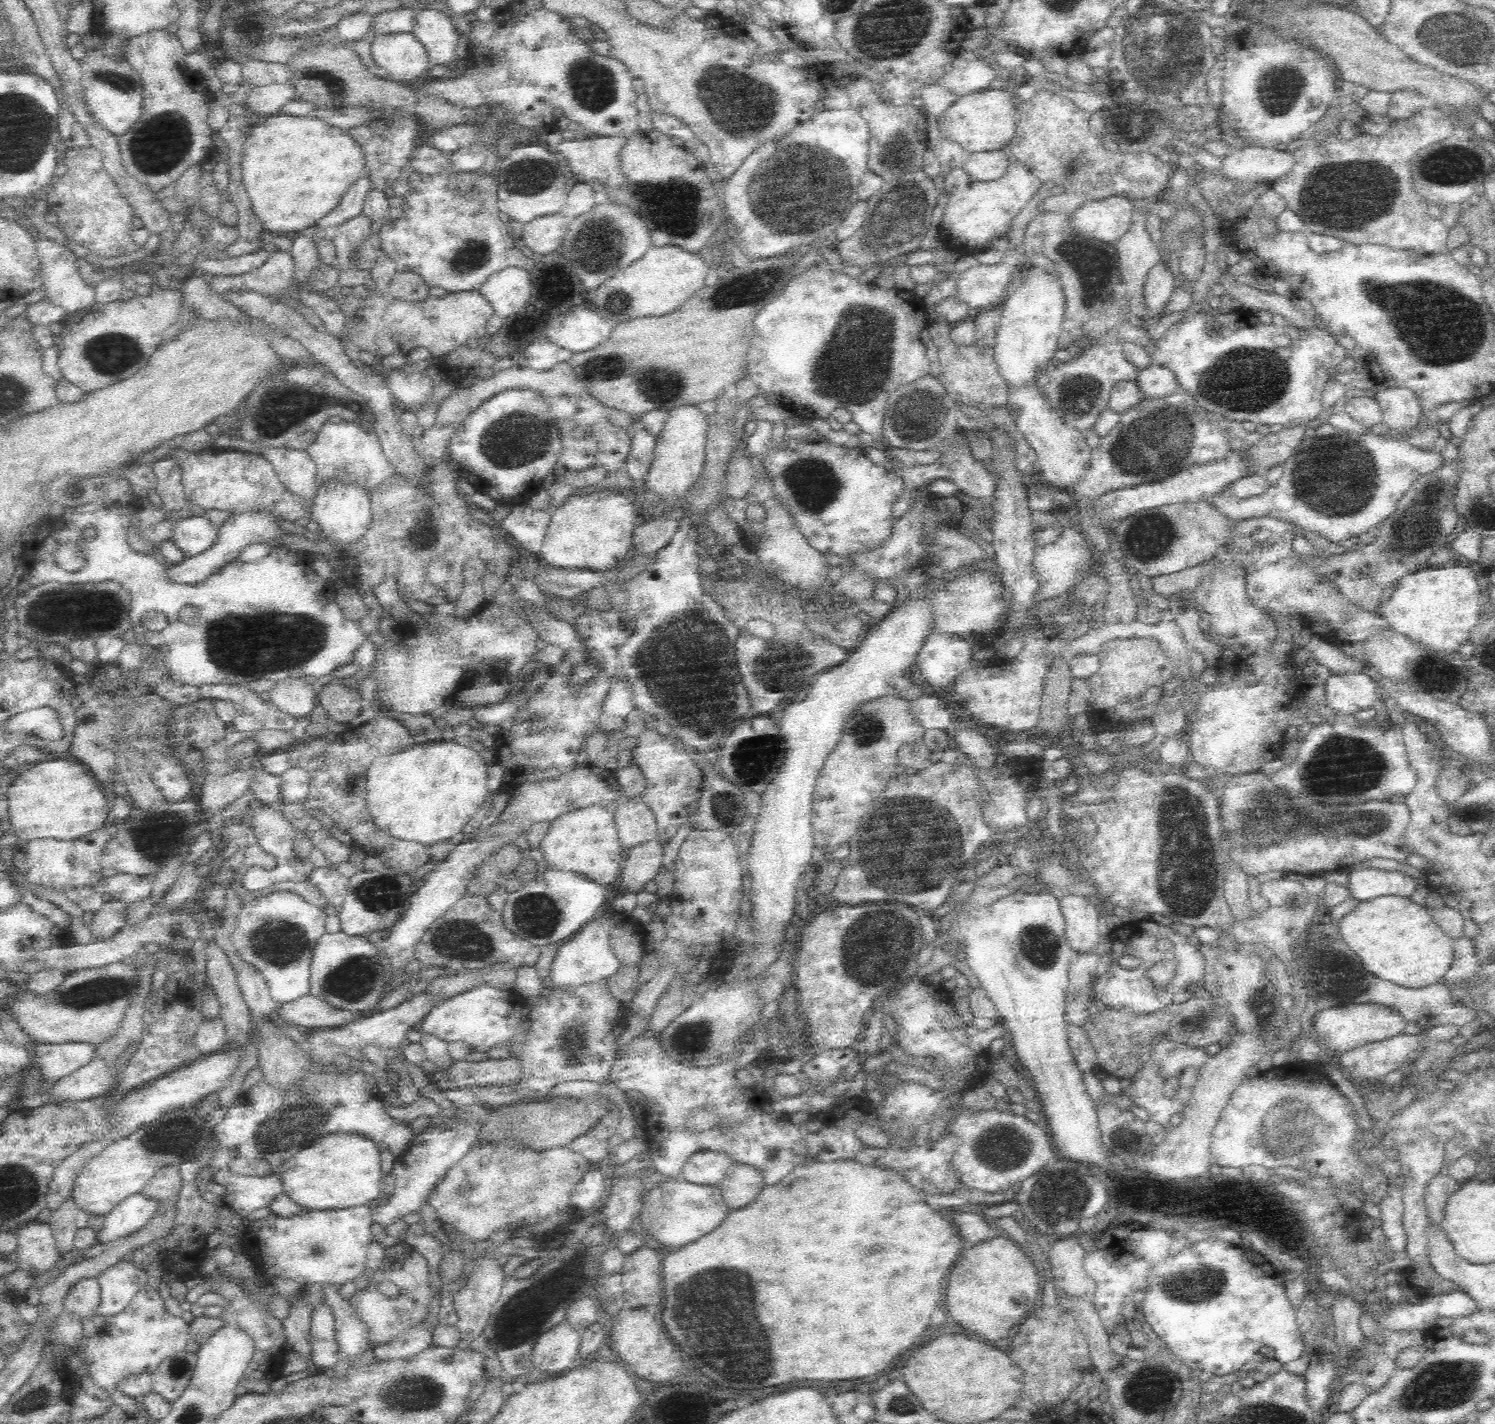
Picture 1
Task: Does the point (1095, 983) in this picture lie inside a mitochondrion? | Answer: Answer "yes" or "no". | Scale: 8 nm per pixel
no

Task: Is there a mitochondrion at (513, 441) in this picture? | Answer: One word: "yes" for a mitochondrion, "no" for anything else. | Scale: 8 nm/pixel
yes

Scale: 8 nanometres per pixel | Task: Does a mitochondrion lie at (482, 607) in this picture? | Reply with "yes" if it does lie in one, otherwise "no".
no

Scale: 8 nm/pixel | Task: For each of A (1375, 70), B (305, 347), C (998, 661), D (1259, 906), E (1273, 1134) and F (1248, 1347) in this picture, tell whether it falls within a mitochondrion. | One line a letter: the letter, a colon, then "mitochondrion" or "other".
A: other
B: other
C: other
D: other
E: mitochondrion
F: other

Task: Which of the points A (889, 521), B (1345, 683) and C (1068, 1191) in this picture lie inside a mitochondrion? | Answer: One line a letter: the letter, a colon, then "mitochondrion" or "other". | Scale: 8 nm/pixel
A: other
B: other
C: mitochondrion

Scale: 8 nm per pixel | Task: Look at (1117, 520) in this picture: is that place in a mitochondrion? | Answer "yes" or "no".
no

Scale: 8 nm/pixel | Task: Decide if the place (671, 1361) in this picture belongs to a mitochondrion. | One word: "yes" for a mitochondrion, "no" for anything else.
yes

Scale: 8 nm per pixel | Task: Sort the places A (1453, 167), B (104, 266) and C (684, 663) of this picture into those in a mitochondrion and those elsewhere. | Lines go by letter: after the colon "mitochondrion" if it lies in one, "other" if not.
A: mitochondrion
B: other
C: mitochondrion

